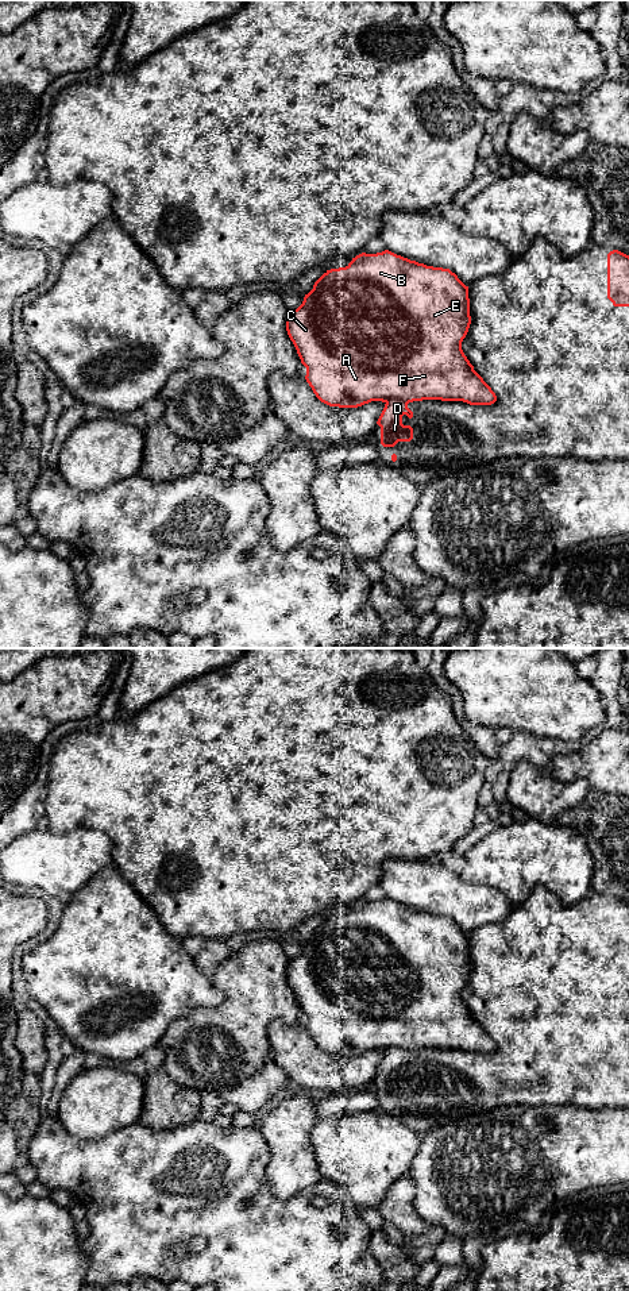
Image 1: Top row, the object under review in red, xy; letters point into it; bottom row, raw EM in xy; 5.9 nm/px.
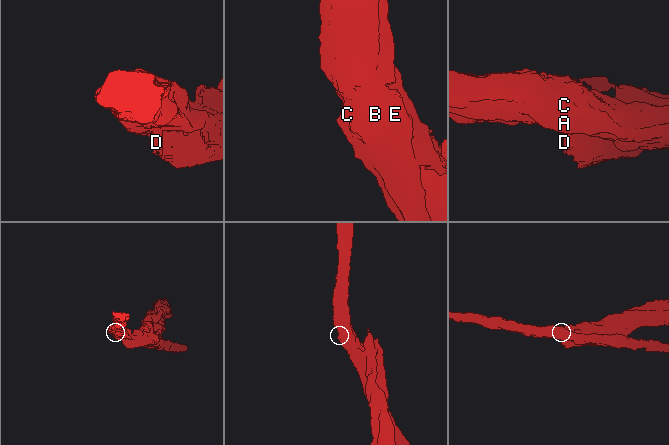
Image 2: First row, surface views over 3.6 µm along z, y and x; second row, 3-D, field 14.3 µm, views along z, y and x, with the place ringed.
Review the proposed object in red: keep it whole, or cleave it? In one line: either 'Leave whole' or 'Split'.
Split

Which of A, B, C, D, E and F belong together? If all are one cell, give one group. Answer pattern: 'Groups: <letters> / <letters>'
Groups: A B C E F / D

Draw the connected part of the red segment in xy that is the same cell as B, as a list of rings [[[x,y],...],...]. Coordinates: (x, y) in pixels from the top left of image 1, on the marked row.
[[[389,250],[377,254],[362,253],[352,258],[346,267],[327,270],[313,285],[313,289],[305,294],[302,304],[292,311],[286,320],[286,331],[293,342],[301,363],[306,367],[305,379],[316,397],[329,405],[339,408],[358,408],[371,401],[386,402],[389,400],[402,401],[463,401],[470,405],[491,405],[497,401],[495,393],[474,370],[462,350],[462,342],[466,338],[471,324],[468,286],[466,286],[449,269],[427,266],[397,255]]]

